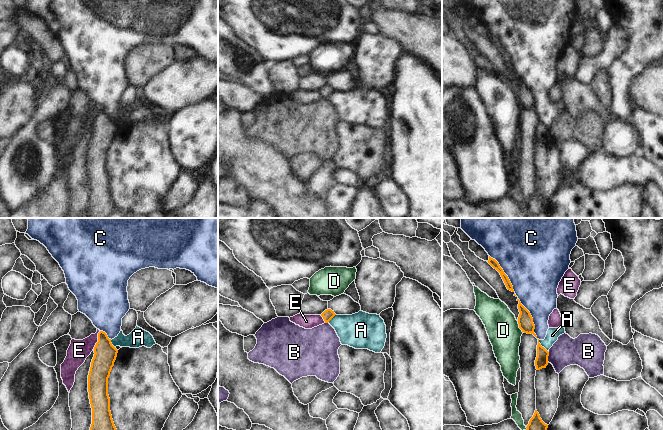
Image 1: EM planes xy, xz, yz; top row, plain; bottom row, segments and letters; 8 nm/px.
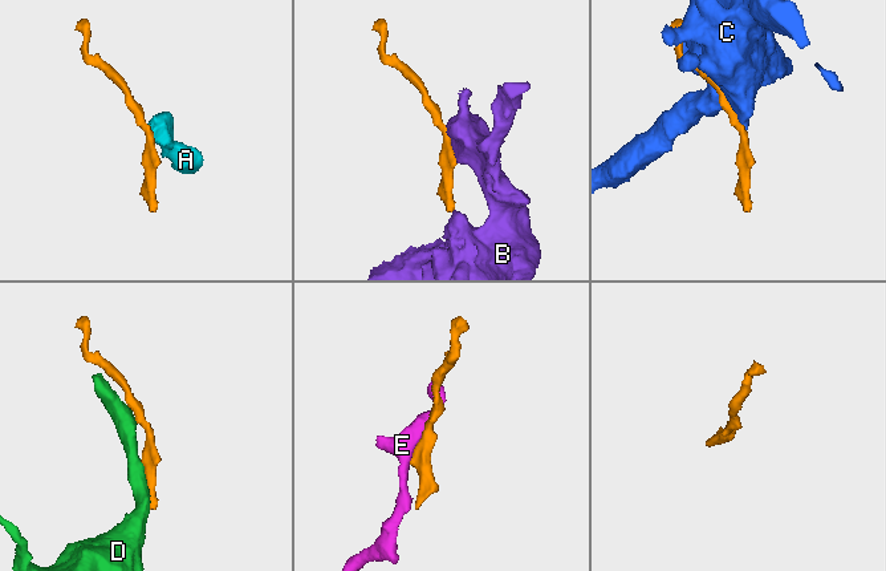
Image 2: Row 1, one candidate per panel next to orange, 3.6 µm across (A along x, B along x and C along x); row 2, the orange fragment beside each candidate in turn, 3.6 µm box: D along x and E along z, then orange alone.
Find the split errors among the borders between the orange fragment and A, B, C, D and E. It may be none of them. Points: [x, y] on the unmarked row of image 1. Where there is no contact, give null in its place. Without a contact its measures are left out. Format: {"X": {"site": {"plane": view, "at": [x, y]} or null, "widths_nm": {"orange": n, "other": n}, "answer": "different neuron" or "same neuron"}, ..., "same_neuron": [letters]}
{"A": {"site": {"plane": "yz", "at": [541, 122]}, "widths_nm": {"orange": 100, "other": 100}, "answer": "different neuron"}, "B": {"site": {"plane": "yz", "at": [547, 133]}, "widths_nm": {"orange": 100, "other": 240}, "answer": "different neuron"}, "C": {"site": {"plane": "yz", "at": [532, 95]}, "widths_nm": {"orange": 120, "other": 320}, "answer": "different neuron"}, "D": {"site": {"plane": "yz", "at": [519, 103]}, "widths_nm": {"orange": 120, "other": 260}, "answer": "different neuron"}, "E": {"site": {"plane": "xy", "at": [98, 116]}, "widths_nm": {"orange": 180, "other": 170}, "answer": "different neuron"}, "same_neuron": []}

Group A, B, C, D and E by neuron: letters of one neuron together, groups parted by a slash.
A C / B / D / E

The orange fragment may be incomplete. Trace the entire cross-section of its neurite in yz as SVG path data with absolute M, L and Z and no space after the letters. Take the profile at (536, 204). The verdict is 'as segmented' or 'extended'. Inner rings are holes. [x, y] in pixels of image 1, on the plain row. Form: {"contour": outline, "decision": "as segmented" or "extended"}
{"contour": "M535 186L533 193L530 195L529 200L526 203L526 212L532 214L539 214L545 211L548 201L545 200L540 194L539 189Z", "decision": "as segmented"}

